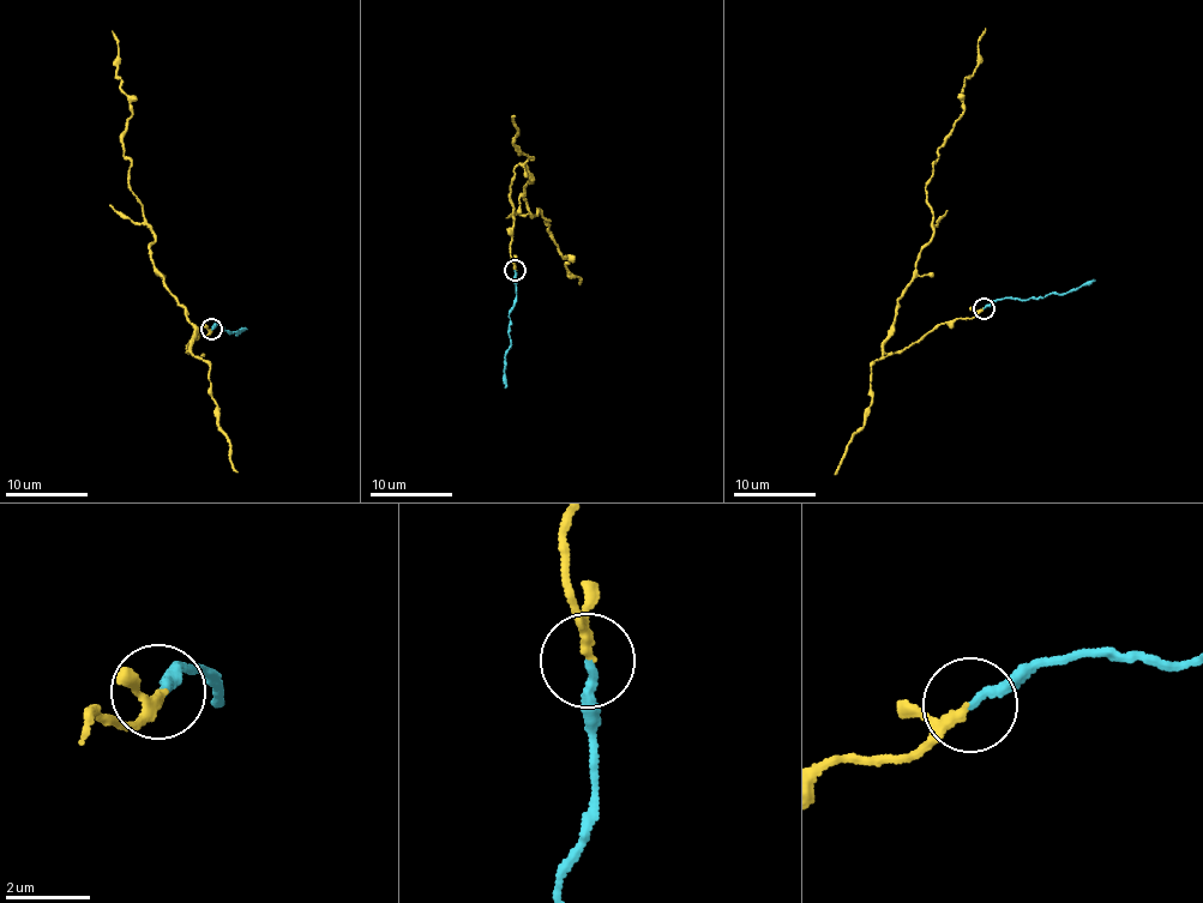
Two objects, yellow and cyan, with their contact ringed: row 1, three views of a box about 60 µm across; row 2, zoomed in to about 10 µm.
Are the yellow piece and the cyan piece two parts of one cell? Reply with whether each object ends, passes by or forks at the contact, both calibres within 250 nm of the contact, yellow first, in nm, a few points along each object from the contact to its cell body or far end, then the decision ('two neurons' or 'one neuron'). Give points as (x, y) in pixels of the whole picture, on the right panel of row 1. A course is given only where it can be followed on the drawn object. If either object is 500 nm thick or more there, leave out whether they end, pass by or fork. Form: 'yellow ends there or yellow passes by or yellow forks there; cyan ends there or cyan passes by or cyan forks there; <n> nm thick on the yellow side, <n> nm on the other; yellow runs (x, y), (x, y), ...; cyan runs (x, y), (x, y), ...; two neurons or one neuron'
yellow passes by; cyan ends there; 170 nm thick on the yellow side, 200 nm on the other; yellow runs (984, 307), (895, 354), (883, 349), (918, 252), (932, 238), (925, 182), (962, 113), (964, 79), (985, 28); cyan runs (984, 307), (1004, 298), (1062, 294), (1095, 281); one neuron

